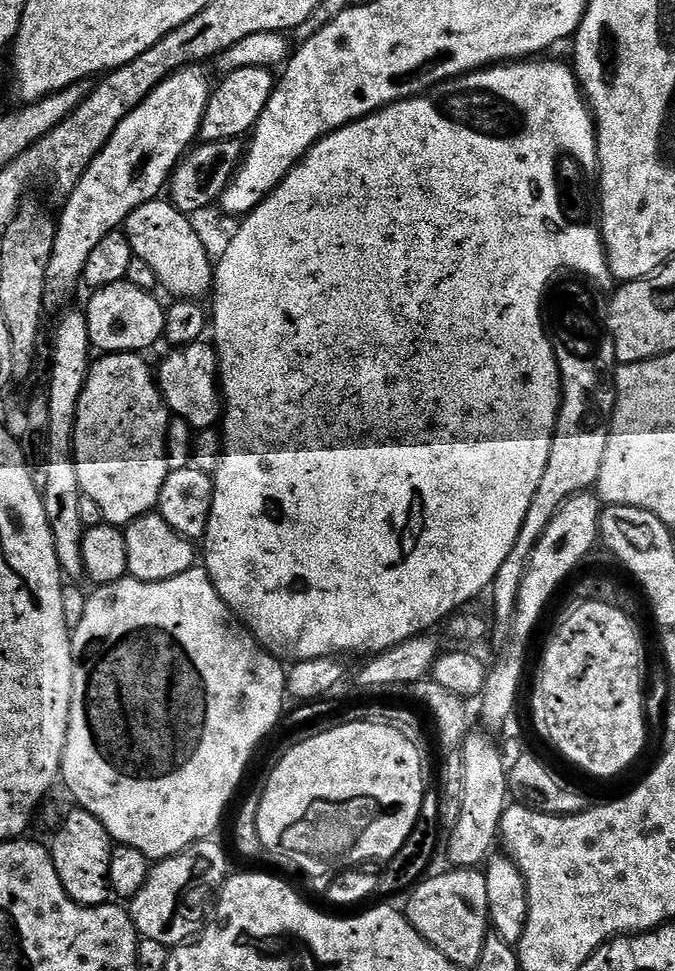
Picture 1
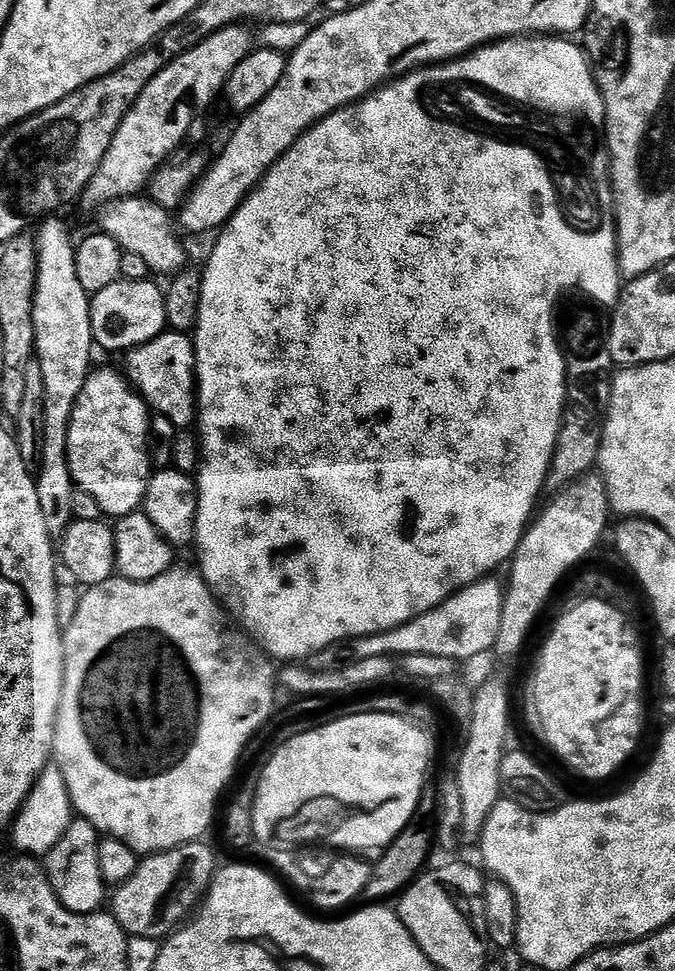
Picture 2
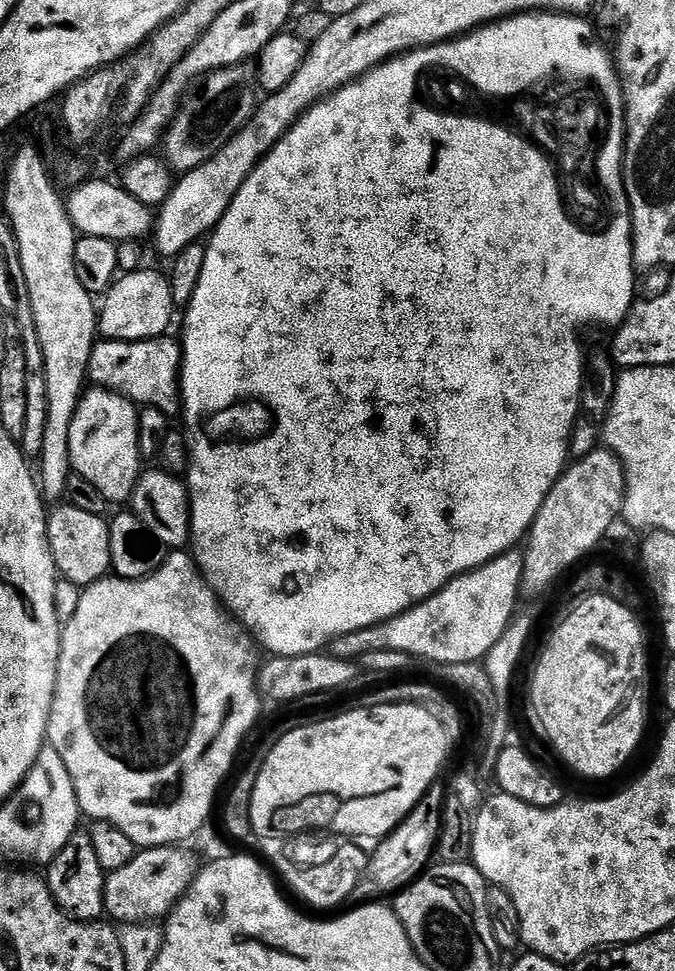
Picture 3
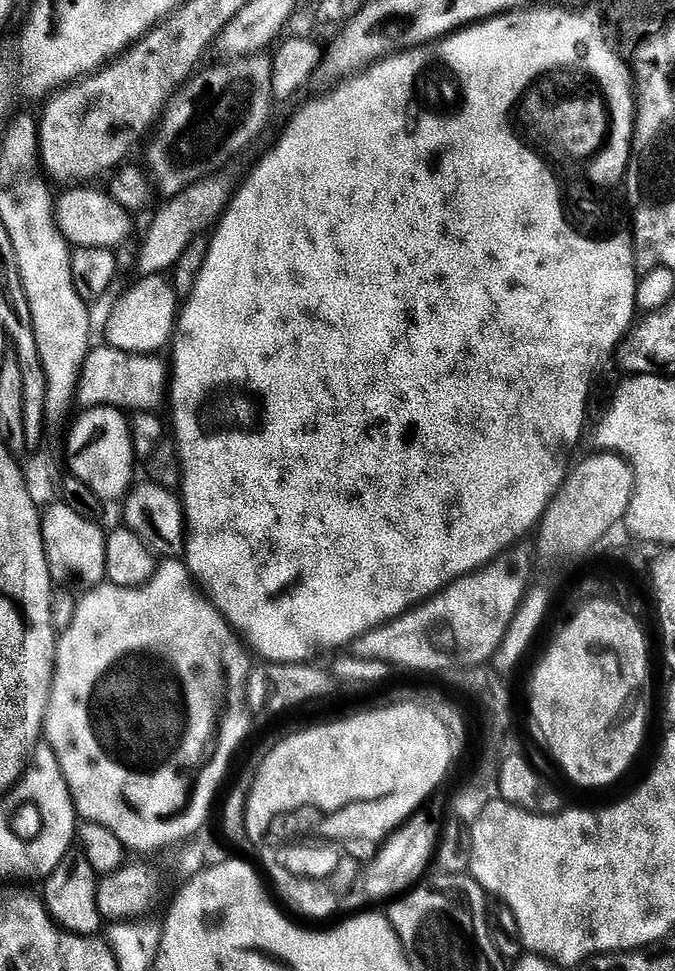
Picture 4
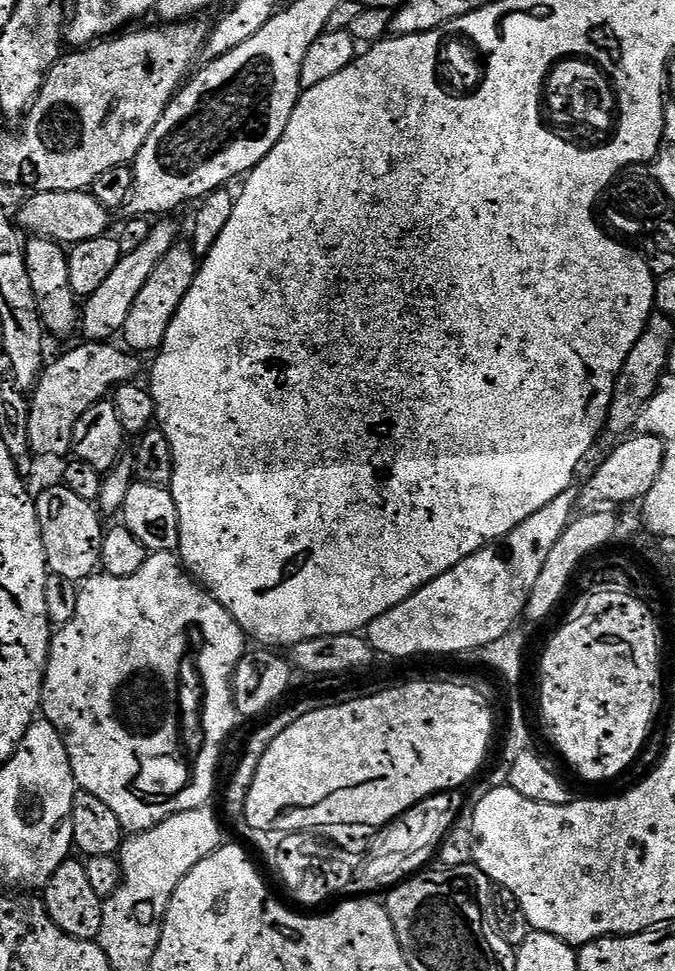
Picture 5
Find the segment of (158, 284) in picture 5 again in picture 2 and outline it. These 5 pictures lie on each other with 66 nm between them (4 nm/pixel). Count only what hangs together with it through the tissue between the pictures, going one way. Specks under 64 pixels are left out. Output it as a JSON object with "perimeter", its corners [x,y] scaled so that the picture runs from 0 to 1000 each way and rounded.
{"perimeter":[[[230,287],[170,288],[157,299],[145,299],[136,310],[136,348],[144,359],[188,364],[222,352],[244,341],[249,333],[244,298],[230,292]]]}

